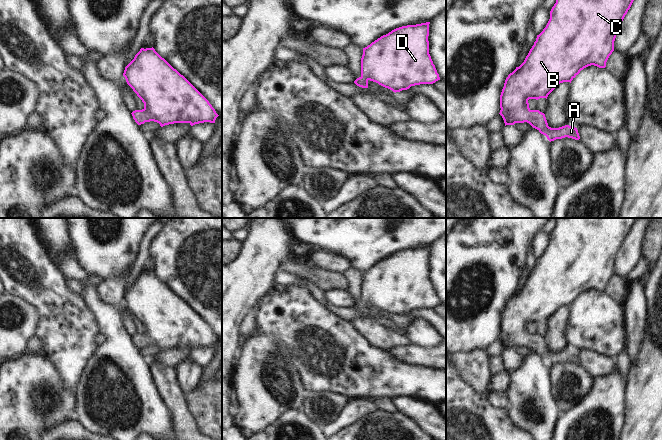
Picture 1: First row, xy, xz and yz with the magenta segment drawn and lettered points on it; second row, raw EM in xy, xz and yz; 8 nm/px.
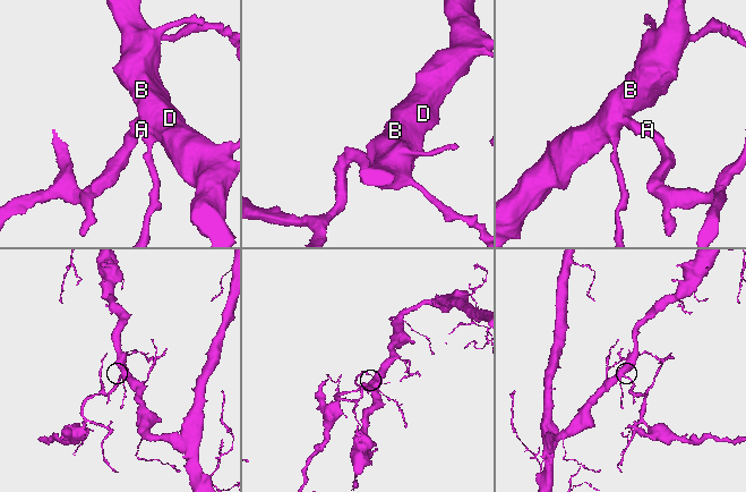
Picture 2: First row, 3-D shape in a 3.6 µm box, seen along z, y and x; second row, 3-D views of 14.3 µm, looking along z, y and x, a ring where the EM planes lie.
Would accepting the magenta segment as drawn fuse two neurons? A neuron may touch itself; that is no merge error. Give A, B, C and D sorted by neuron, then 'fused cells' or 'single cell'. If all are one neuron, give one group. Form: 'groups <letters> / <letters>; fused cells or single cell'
groups A B C D; single cell

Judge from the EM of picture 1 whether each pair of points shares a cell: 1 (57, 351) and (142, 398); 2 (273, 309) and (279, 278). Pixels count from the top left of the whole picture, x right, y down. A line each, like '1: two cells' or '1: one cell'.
1: two cells
2: two cells

